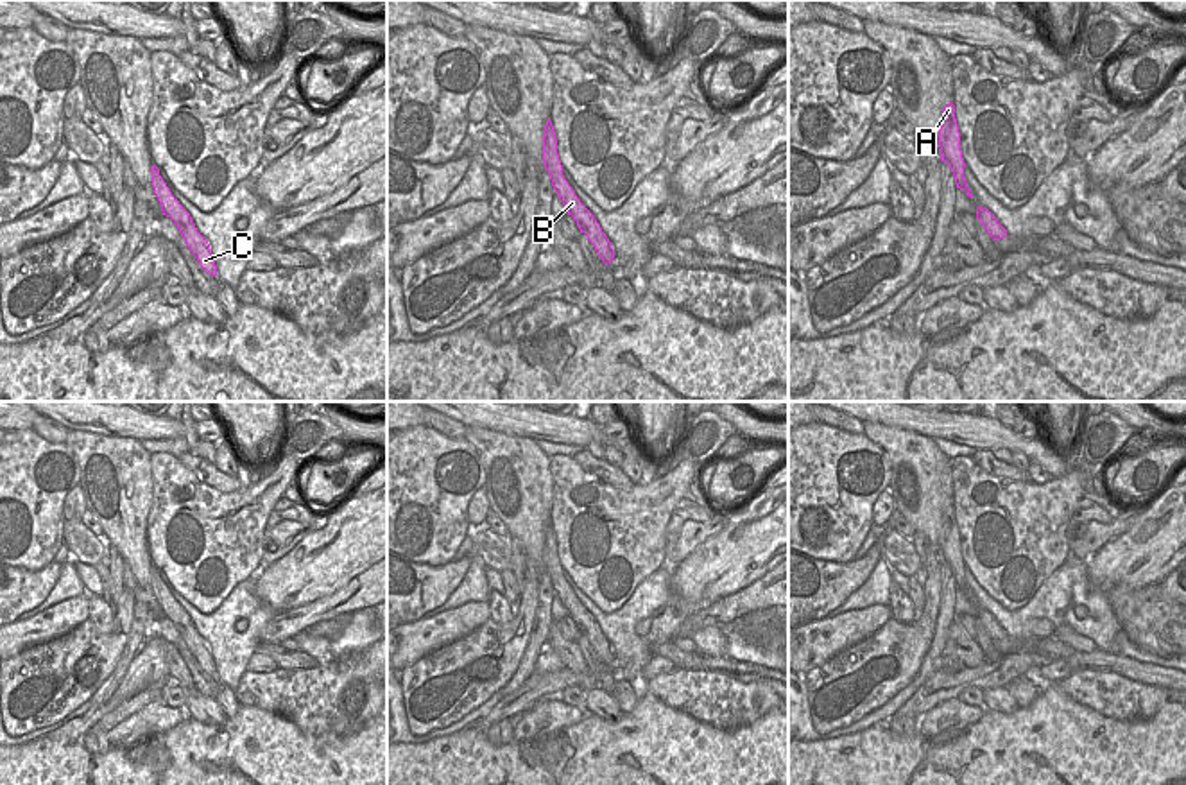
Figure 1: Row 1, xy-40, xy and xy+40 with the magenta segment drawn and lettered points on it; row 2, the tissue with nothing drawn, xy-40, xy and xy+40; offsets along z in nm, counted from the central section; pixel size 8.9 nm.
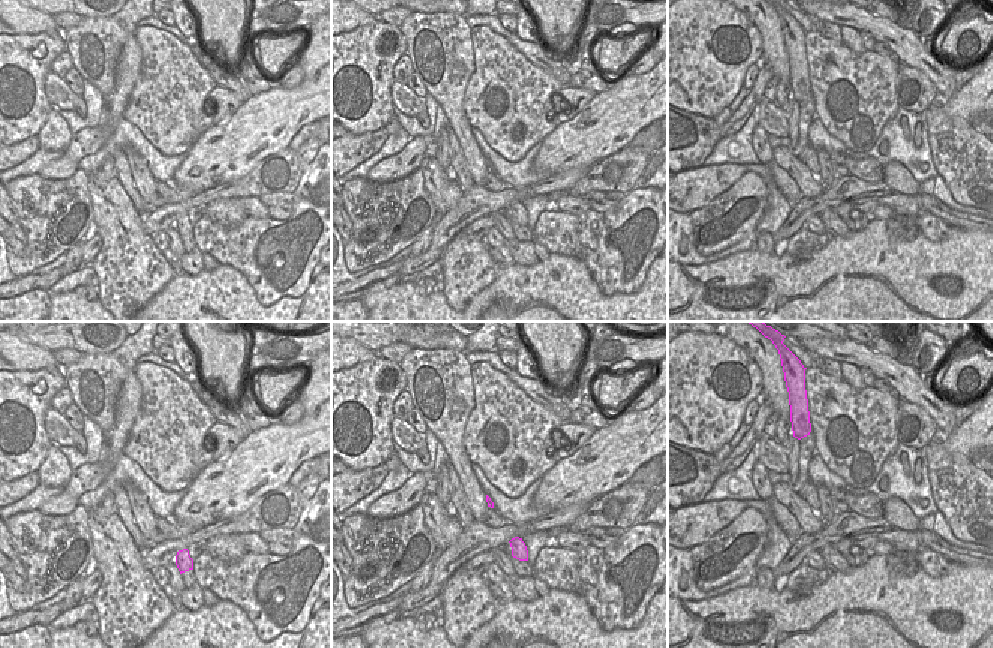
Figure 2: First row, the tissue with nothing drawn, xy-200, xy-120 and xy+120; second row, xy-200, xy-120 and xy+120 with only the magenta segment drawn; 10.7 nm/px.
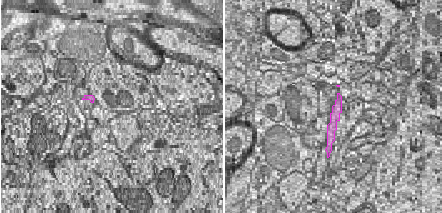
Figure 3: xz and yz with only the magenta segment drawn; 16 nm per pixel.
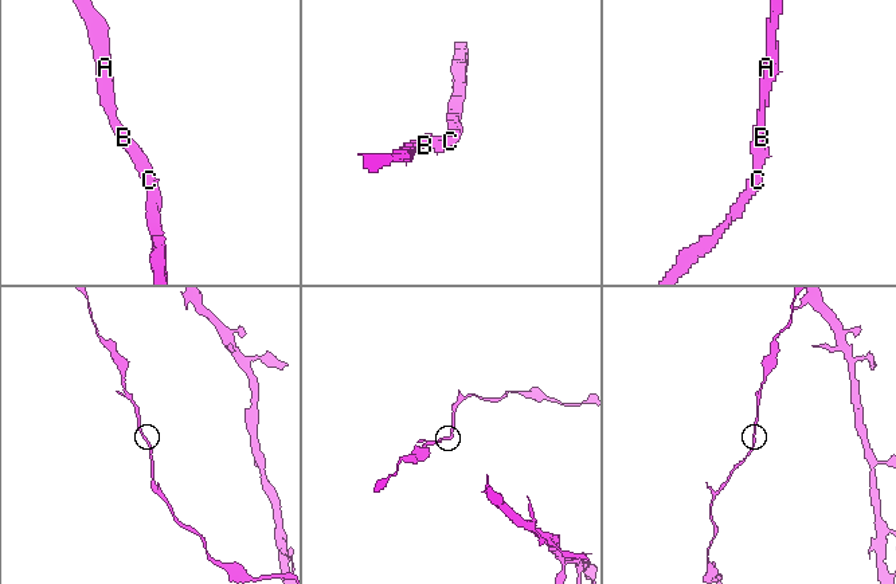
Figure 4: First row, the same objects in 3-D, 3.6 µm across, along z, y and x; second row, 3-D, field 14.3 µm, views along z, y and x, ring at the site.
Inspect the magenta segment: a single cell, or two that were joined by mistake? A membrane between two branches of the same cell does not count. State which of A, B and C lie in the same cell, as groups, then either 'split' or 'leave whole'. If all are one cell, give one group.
groups A B C; leave whole

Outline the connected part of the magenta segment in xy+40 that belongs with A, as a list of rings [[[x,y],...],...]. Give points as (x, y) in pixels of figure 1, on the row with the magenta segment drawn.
[[[953,102],[946,104],[942,109],[939,147],[941,147],[941,161],[950,165],[955,176],[957,188],[964,190],[967,197],[973,197],[964,176],[966,163],[960,151],[960,133],[955,118]]]

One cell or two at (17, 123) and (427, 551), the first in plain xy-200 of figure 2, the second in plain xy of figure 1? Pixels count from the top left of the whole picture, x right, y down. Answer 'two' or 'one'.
one

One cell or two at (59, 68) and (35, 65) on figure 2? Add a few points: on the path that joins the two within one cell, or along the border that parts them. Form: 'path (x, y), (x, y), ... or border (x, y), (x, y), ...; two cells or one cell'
border (65, 50), (51, 63), (50, 71); two cells

